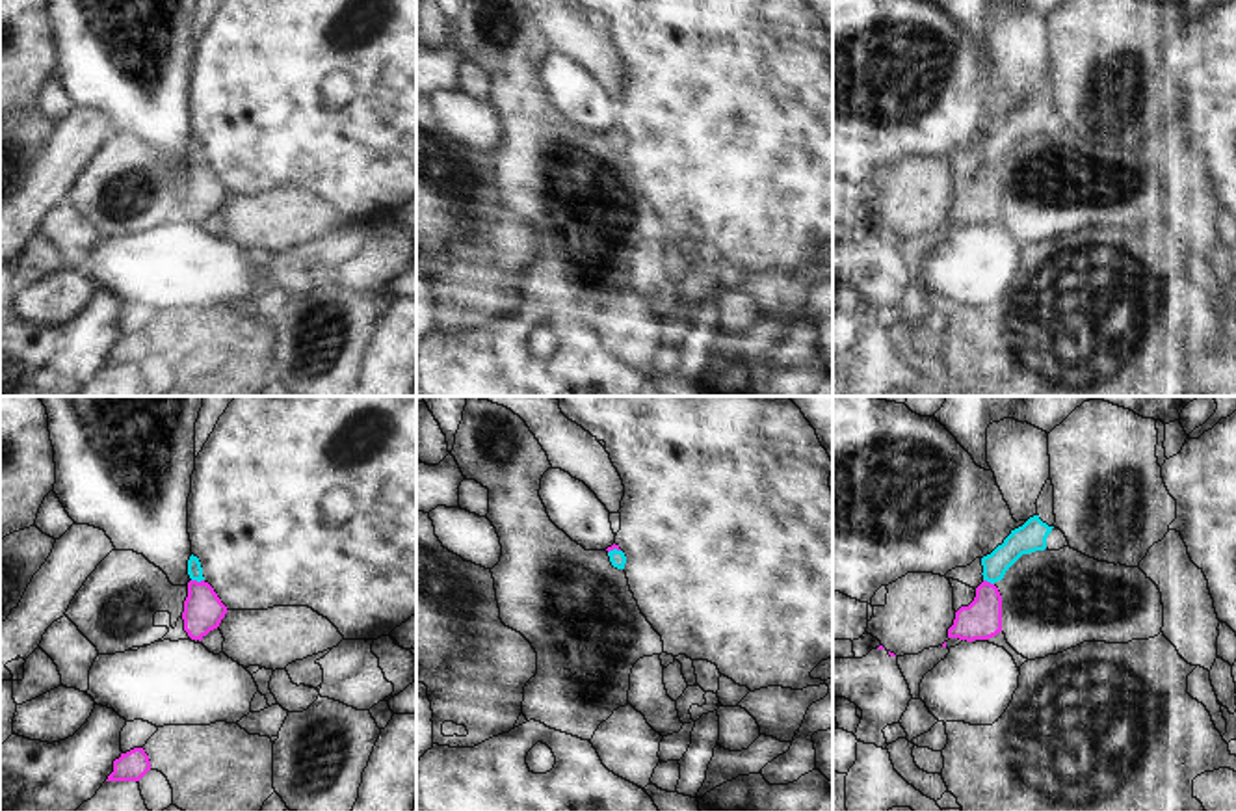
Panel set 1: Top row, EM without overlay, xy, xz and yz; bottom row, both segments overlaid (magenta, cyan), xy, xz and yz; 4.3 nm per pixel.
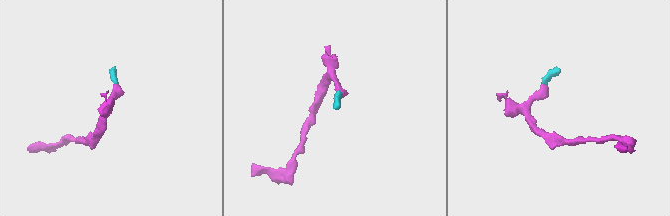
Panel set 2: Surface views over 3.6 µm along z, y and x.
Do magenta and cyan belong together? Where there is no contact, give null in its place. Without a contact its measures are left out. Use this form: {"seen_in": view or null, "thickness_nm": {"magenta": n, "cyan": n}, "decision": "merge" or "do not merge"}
{"seen_in": "xy", "thickness_nm": {"magenta": 180, "cyan": 60}, "decision": "merge"}

